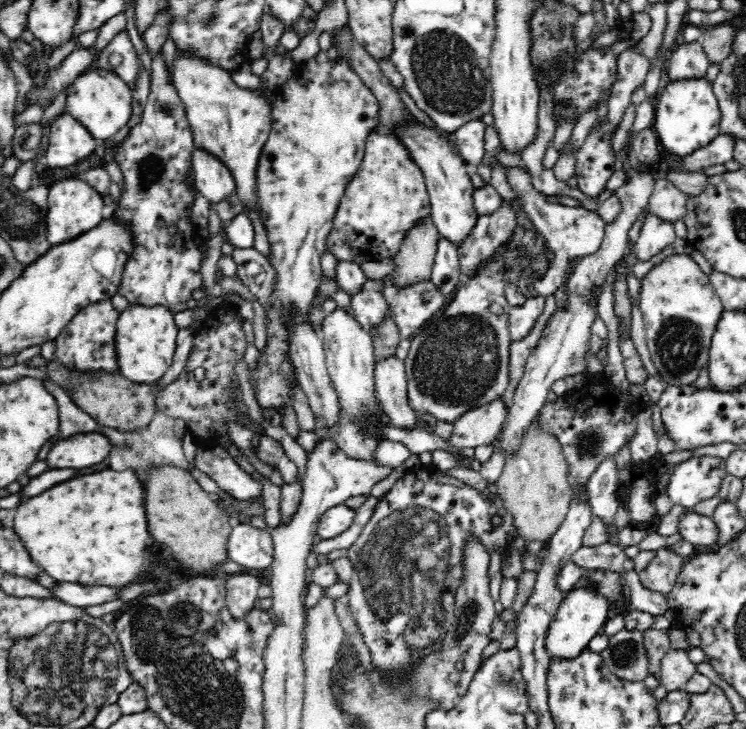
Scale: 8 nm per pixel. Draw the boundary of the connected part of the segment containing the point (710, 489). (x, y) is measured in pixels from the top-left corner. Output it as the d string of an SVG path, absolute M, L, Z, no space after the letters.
M710 456L691 457L674 465L666 488L670 501L691 509L696 503L716 498L721 481L728 473L726 470L724 460Z

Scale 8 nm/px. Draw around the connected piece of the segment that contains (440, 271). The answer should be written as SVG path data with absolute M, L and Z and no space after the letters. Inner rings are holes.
M439 235L430 279L442 291L447 302L463 280L456 245L442 235Z

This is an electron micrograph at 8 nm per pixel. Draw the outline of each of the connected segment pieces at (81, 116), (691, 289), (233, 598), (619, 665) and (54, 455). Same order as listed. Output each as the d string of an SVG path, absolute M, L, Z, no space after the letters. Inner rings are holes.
M96 66L86 73L80 73L71 83L66 96L66 113L76 118L94 139L108 140L129 122L132 114L133 97L128 84L110 70Z
M675 253L667 256L662 262L653 266L650 271L640 279L641 292L639 308L643 314L646 328L646 341L650 349L653 363L665 385L691 386L702 368L709 363L711 340L716 330L718 320L724 312L722 301L706 275L689 254Z
M253 571L225 575L225 601L233 618L240 620L250 610L258 608L260 580Z
M620 630L610 637L608 647L599 655L612 674L627 682L644 682L650 673L640 630Z
M78 433L56 442L46 458L46 464L50 468L84 468L104 460L110 450L109 439L101 433Z

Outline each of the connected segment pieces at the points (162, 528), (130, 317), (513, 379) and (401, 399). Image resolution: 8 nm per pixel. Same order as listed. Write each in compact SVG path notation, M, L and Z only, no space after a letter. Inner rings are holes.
M150 465L145 470L144 490L146 490L146 518L150 534L170 548L172 558L182 563L182 566L200 573L200 577L220 576L219 571L213 570L217 565L228 559L226 541L234 526L226 511L222 510L217 503L217 498L202 489L202 486L194 479L187 467L172 465Z
M129 304L120 314L116 323L115 345L118 355L119 373L138 384L152 384L164 376L172 364L176 352L176 339L179 328L174 323L174 313L162 305L146 306Z
M554 295L547 296L544 302L544 308L542 314L538 316L536 324L532 327L532 330L519 341L512 341L510 348L510 382L508 382L508 388L502 396L508 411L510 405L513 403L514 390L518 386L518 381L522 378L523 372L525 371L525 362L531 356L531 353L538 344L538 341L542 338L543 330L546 327L550 316L556 312L557 309Z
M395 355L379 360L374 367L375 399L390 417L390 426L416 427L418 414L409 407L405 361Z

